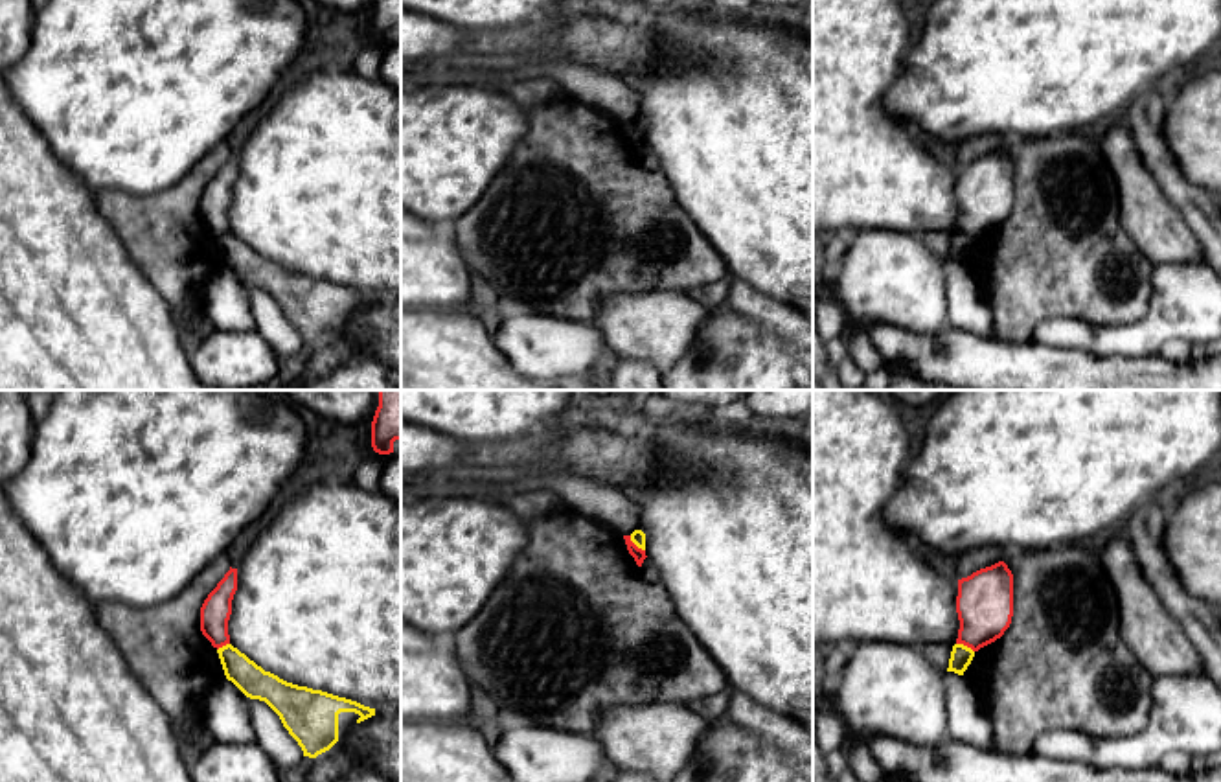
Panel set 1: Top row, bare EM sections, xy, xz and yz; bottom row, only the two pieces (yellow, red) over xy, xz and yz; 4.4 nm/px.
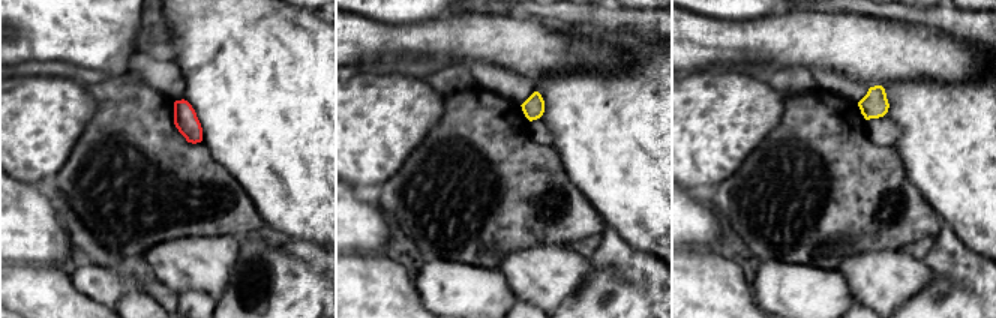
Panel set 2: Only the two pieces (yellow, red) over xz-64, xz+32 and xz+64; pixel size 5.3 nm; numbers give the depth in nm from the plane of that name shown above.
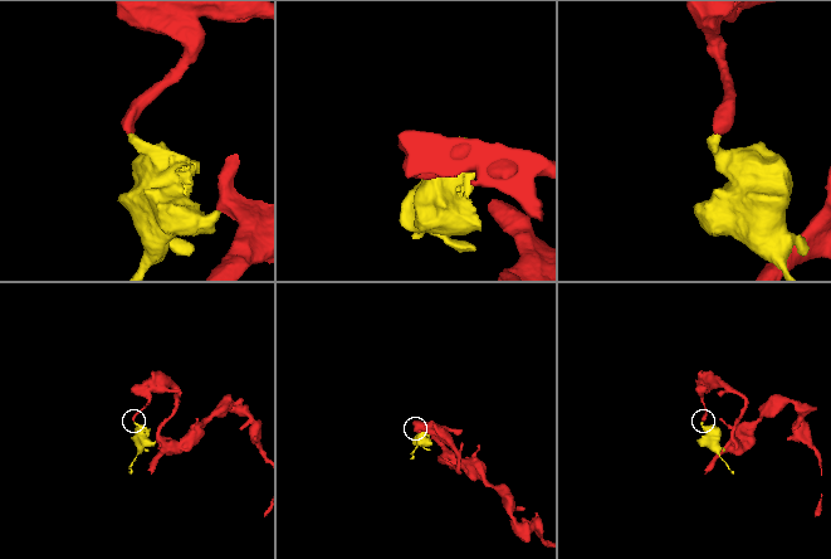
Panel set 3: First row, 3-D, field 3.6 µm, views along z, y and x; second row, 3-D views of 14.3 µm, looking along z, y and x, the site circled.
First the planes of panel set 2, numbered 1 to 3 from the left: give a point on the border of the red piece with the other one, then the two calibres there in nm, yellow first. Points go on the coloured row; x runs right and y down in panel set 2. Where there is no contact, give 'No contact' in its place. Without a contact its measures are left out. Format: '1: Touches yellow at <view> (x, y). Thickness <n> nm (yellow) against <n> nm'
1: No contact
2: No contact
3: No contact

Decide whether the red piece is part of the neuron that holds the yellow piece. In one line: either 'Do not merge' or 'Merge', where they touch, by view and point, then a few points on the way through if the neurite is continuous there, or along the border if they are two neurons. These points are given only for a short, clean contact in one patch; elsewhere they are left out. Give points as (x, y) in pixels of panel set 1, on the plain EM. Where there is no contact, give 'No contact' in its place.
Do not merge. Touches yellow at xz (637, 133). Boundary: xz (629, 124), (644, 138)

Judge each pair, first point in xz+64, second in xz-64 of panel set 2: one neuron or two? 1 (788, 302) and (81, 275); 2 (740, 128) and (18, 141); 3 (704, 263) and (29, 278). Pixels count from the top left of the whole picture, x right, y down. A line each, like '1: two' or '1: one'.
1: one
2: one
3: one

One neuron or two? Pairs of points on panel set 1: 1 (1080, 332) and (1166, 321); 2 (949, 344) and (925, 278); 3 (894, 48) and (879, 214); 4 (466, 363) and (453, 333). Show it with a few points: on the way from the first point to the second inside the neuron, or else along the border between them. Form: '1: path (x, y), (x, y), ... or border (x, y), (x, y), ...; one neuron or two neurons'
1: path (1102, 337), (1144, 337); one neuron
2: border (947, 324), (935, 333), (914, 333), (900, 328); two neurons
3: path (868, 89), (868, 170), (872, 173); one neuron
4: path (458, 356), (453, 350), (453, 341); one neuron

